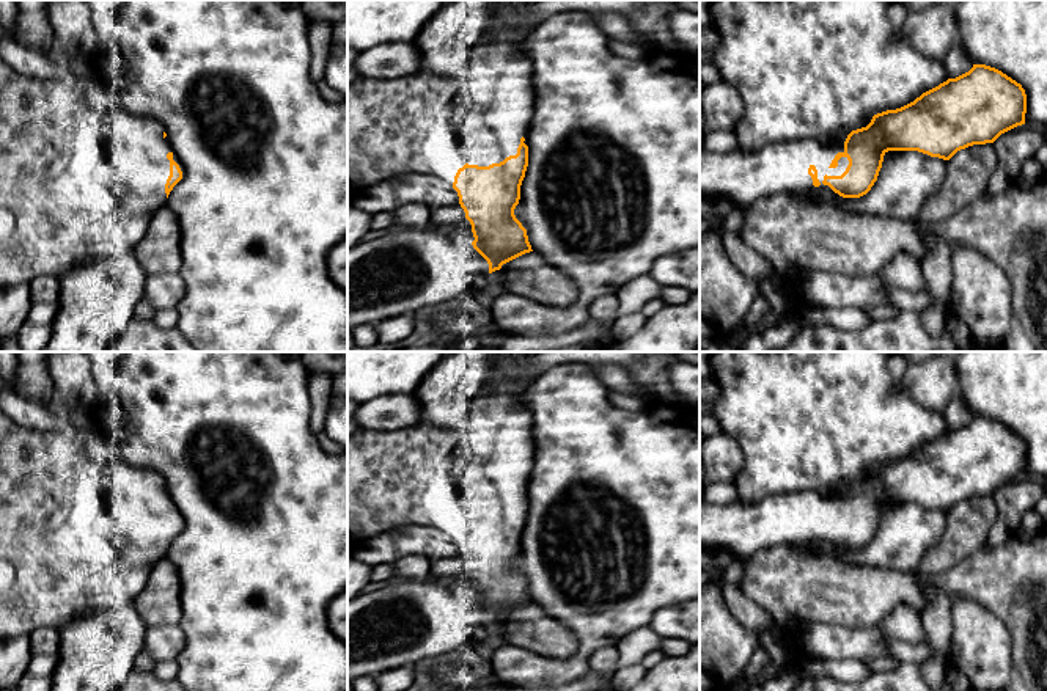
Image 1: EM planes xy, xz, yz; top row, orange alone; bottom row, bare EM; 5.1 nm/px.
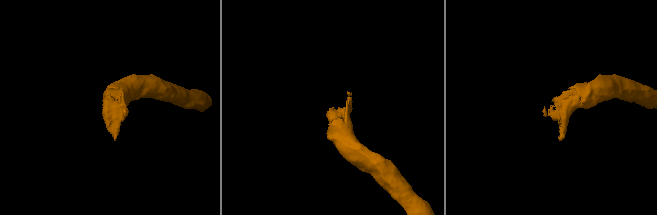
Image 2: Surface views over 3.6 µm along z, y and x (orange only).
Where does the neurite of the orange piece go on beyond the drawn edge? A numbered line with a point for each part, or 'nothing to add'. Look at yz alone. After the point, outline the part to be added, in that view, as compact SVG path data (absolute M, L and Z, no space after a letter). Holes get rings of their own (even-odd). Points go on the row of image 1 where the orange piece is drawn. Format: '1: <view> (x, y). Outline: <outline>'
1: yz (744, 178). Outline: M797 140L750 152L700 148L700 196L728 198L747 210L772 195L803 198L814 192L833 192L822 184L824 176L841 176L849 165L847 157L841 157L836 168L830 166L838 152L844 152L844 141Z

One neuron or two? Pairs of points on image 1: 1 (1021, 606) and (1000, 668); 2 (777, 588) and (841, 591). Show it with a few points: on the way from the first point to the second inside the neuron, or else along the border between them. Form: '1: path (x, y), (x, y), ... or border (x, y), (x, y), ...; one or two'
1: border (988, 608), (1011, 638), (1014, 669); two
2: path (793, 588), (826, 589); one

